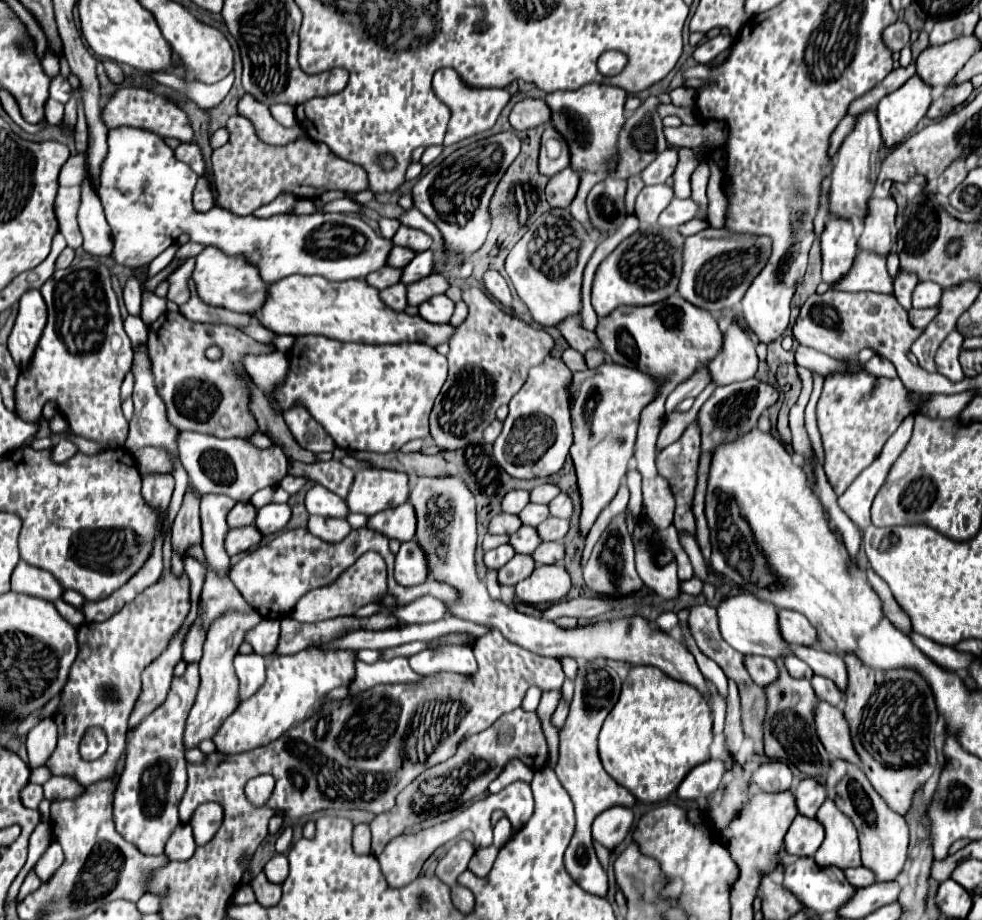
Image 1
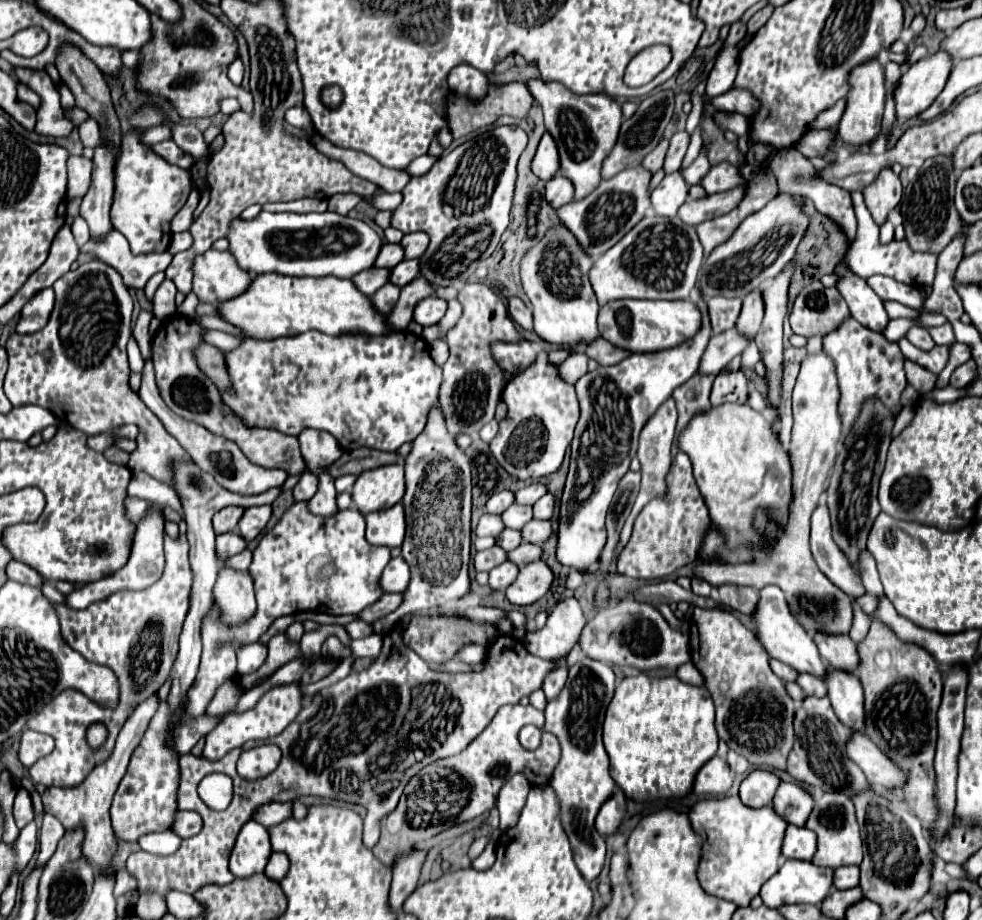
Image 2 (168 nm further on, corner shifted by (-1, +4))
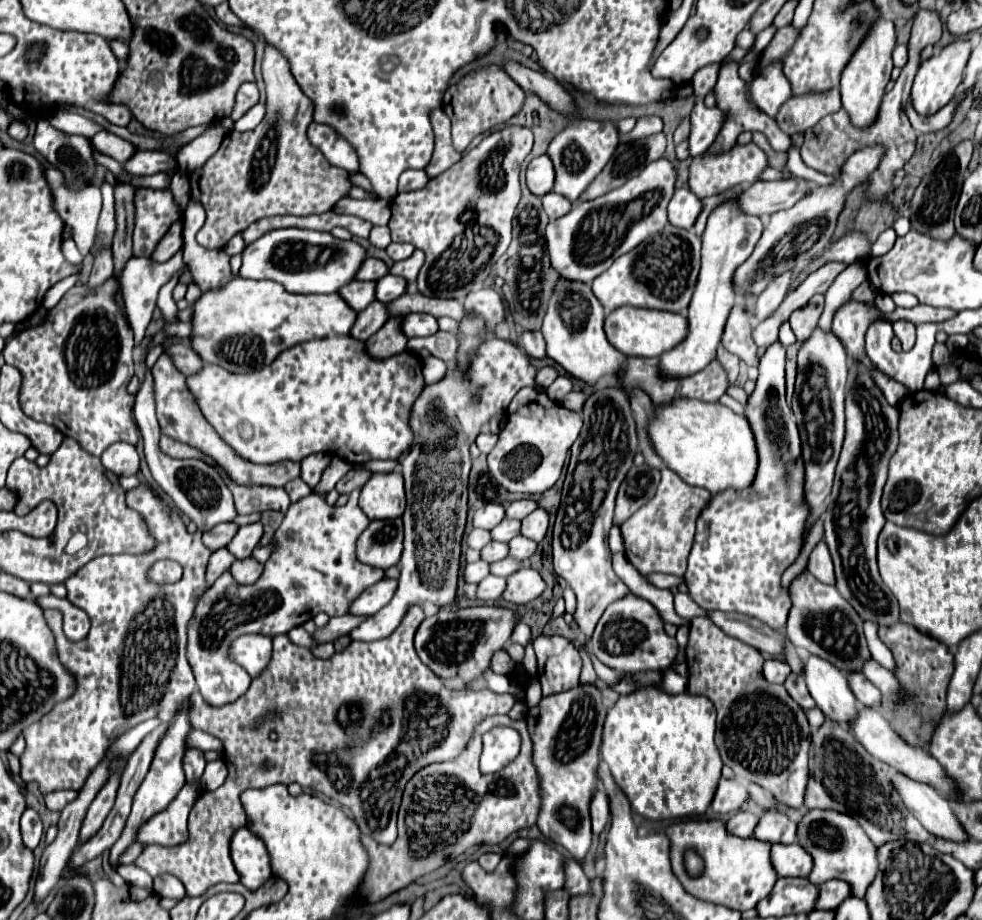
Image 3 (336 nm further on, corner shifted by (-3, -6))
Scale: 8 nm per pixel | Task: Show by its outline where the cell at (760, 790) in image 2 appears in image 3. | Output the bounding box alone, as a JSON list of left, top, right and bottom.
[726,811,758,837]

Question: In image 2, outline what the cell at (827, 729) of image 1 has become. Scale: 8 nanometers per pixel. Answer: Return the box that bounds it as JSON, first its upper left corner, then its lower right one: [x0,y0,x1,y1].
[846,731,906,787]

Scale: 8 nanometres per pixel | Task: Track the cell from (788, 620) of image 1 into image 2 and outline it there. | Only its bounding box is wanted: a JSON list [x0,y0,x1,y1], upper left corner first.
[814,631,858,671]

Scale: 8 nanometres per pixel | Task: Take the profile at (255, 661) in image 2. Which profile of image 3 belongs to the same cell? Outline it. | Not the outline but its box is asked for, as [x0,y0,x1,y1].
[230,635,272,677]

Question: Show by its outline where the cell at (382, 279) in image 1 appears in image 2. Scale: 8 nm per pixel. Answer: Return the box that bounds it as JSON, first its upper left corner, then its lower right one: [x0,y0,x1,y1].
[352,267,390,295]

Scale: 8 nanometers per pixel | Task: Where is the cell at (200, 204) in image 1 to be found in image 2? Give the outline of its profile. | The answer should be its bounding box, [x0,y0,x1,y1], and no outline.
[172,189,200,233]

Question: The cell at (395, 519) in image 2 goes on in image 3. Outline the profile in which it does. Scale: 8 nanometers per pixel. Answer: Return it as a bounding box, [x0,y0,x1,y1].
[356,519,402,569]

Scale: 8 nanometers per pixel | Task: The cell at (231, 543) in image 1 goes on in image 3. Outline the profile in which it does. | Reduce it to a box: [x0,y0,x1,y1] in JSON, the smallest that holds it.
[206,549,234,585]

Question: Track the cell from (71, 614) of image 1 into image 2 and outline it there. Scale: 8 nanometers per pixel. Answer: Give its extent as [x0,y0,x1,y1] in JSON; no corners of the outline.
[42,581,66,605]

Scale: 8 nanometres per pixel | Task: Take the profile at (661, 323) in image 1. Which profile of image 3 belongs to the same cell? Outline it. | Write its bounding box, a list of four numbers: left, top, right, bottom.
[604,307,688,357]

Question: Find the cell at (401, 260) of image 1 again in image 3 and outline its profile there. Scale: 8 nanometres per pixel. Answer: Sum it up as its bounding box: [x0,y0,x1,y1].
[356,257,388,281]

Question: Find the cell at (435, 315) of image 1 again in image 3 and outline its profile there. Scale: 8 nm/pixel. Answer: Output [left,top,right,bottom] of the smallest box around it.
[402,313,438,337]

